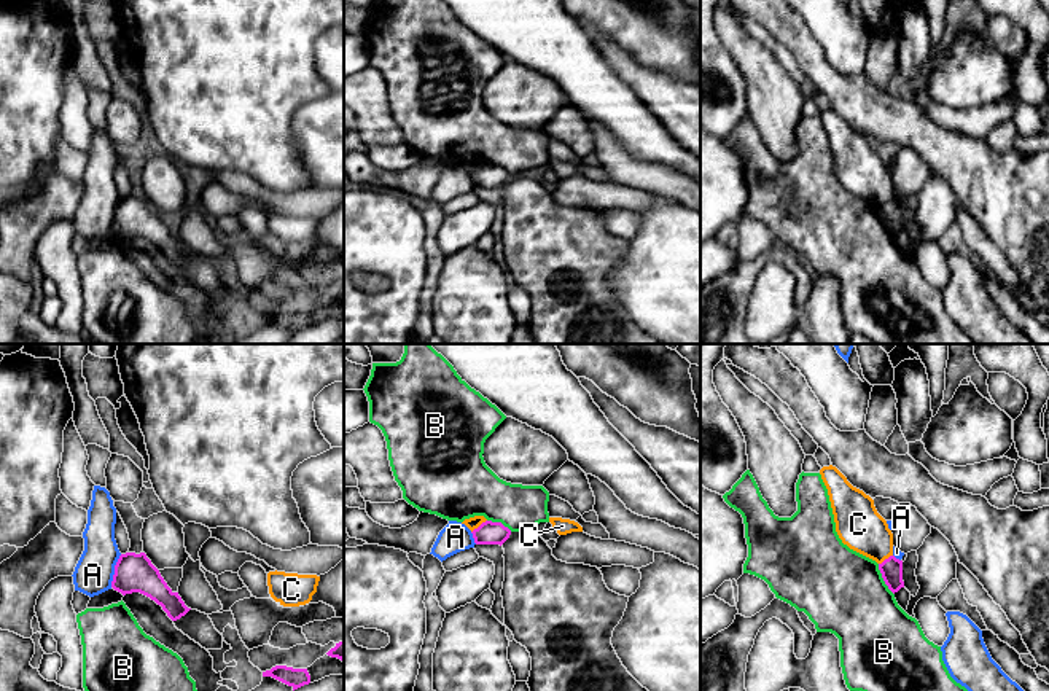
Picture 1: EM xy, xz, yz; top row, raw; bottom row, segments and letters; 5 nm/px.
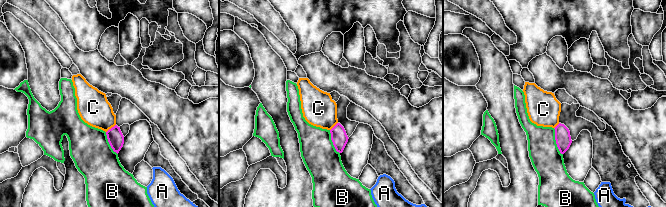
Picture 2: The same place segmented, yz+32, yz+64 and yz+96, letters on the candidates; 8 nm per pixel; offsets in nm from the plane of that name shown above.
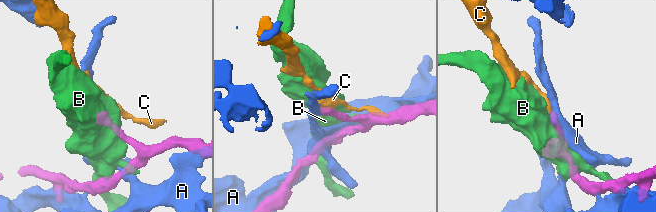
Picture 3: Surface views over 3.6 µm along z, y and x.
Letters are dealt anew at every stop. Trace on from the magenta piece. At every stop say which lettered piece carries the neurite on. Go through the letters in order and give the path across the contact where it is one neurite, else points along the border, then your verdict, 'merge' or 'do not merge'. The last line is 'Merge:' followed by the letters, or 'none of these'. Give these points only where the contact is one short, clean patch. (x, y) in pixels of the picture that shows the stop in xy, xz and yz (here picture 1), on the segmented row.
A: do not merge
B: border along yz (877, 564), (884, 583), (893, 594); do not merge
C: border along xz (486, 519), (471, 532); do not merge
Merge: none of these

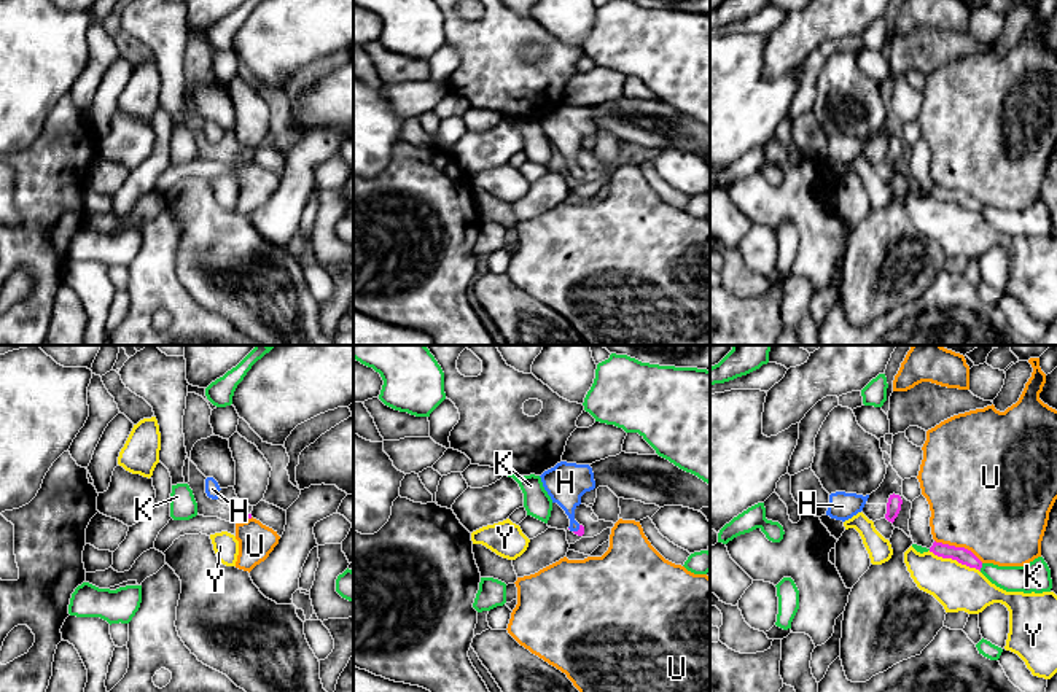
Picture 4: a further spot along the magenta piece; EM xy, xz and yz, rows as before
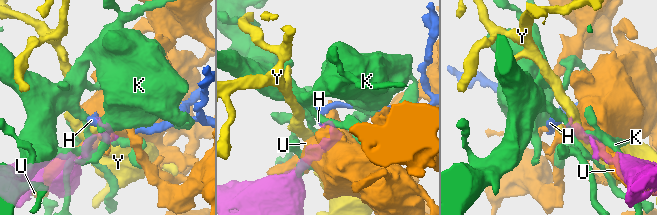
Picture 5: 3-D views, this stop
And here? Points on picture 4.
H: runs through xz (580, 532), (578, 530), (569, 509), (565, 482); merge
K: do not merge
U: do not merge
Y: do not merge
Merge: H

